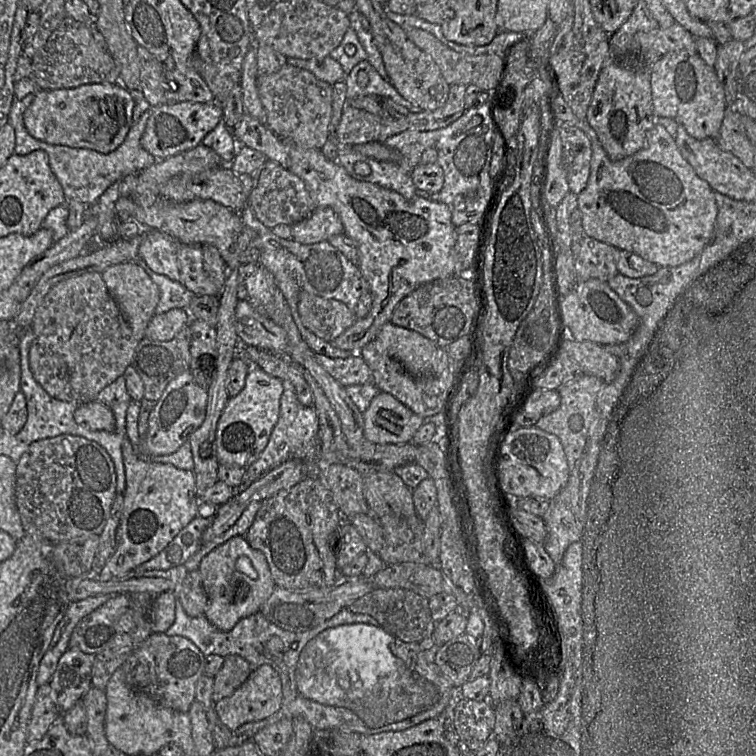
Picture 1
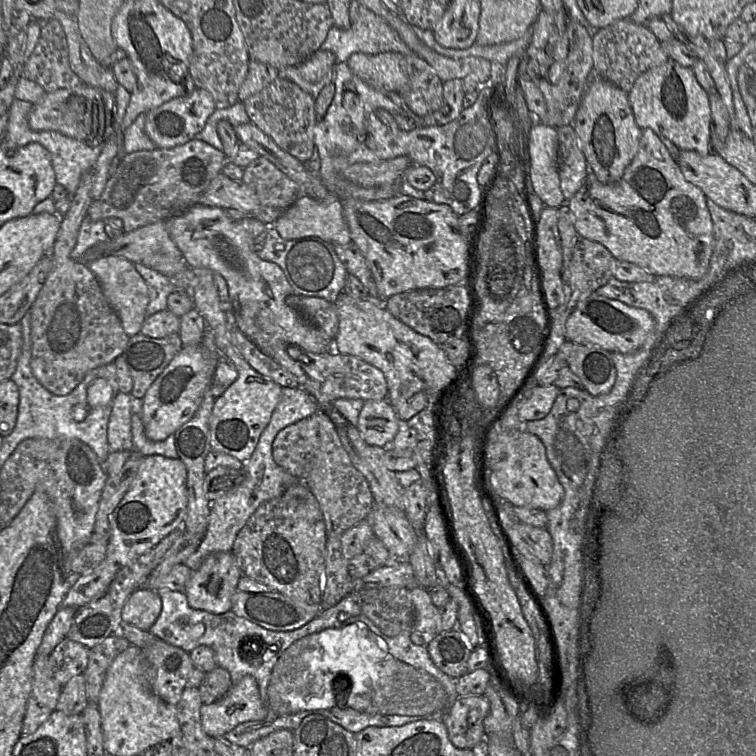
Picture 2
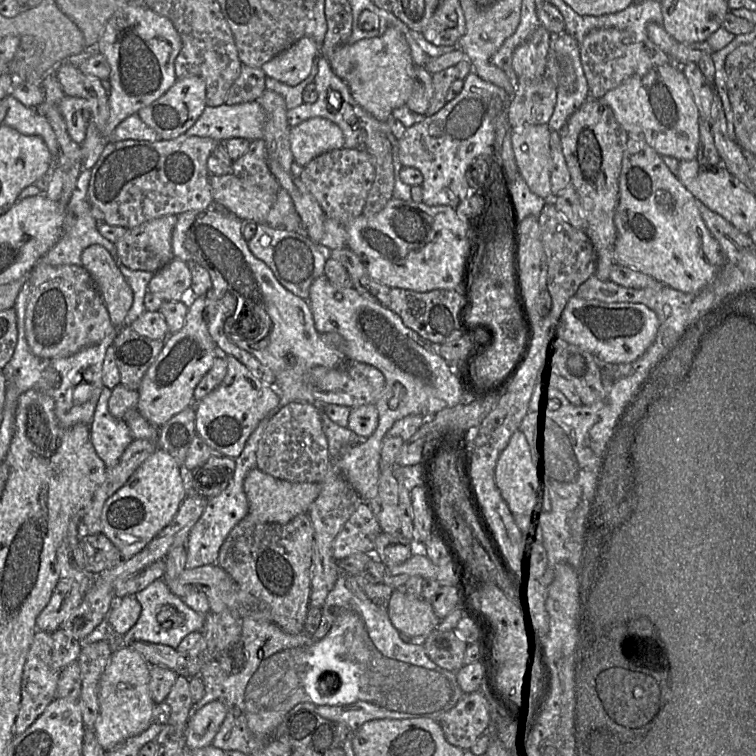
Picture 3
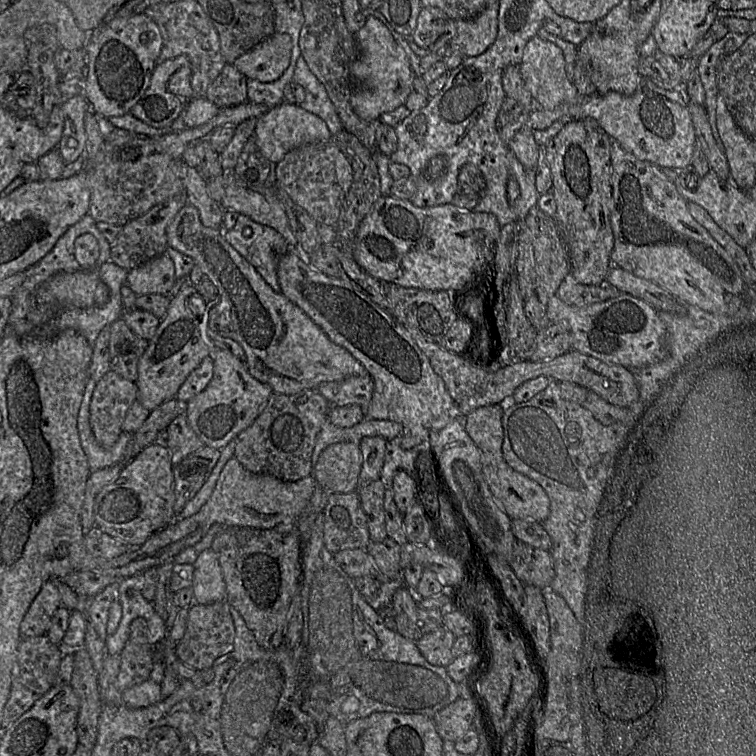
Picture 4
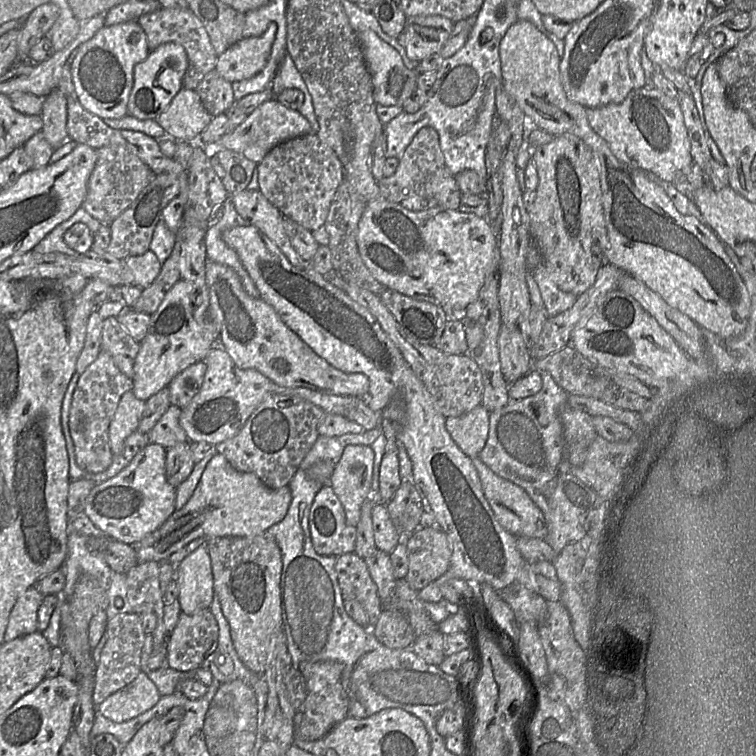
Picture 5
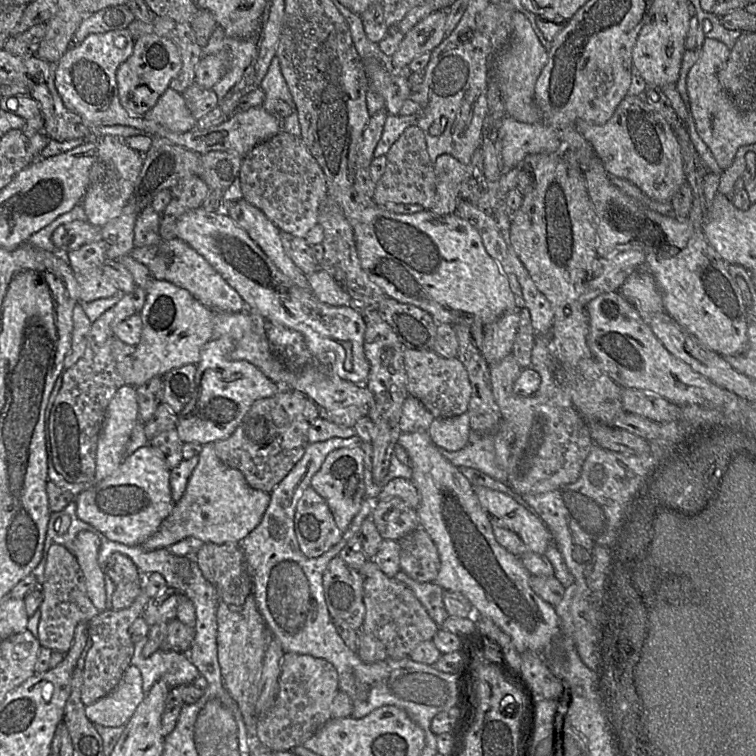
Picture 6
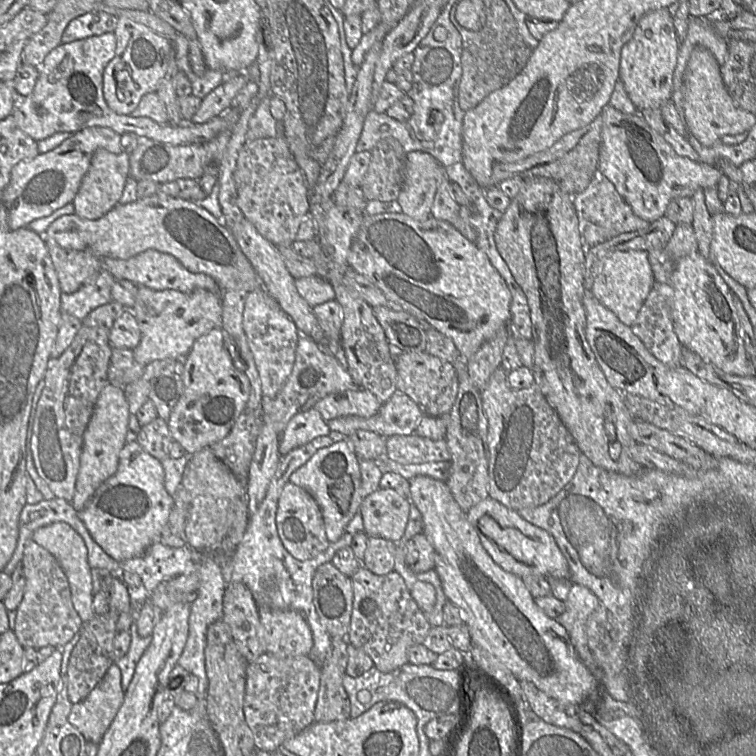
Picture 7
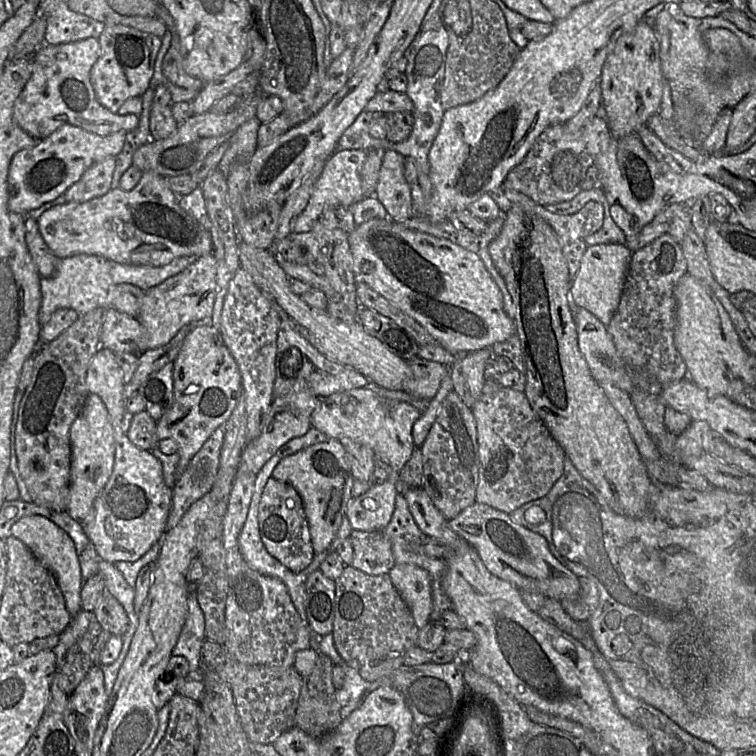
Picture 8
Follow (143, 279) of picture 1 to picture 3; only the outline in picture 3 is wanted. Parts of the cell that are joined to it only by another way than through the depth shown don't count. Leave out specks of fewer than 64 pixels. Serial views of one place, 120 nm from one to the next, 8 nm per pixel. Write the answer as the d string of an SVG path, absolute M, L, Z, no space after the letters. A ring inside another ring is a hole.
M91 245L81 255L82 266L92 276L116 328L125 325L133 304L133 292L119 270L118 260L100 245Z

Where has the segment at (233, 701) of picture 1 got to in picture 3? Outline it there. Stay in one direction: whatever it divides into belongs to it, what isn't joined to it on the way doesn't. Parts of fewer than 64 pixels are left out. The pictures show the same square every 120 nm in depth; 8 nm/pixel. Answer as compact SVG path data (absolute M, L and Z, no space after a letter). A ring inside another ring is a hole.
M217 700L194 711L185 729L185 746L190 749L198 749L210 745L226 714L226 705Z

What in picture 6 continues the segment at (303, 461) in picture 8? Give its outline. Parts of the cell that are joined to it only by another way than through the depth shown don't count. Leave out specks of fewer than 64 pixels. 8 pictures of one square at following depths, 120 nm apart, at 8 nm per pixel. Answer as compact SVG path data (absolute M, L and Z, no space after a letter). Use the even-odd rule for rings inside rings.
M343 447L333 450L311 480L311 487L327 502L337 527L345 532L359 512L365 499L365 453L361 447Z

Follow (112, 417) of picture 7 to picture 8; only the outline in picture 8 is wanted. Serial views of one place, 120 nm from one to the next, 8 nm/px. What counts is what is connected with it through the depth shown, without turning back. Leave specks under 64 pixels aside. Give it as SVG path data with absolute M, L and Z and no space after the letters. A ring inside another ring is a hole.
M89 394L85 405L70 428L71 467L69 500L66 512L79 522L89 514L113 471L115 457L114 431L107 408L97 394Z

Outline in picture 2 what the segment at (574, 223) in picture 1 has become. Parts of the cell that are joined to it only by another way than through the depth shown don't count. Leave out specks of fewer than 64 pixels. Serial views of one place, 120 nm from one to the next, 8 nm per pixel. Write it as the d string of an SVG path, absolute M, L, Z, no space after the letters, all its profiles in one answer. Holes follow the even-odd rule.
M565 199L564 203L557 209L557 228L562 252L561 279L563 283L564 299L556 310L552 311L552 327L556 327L557 323L565 323L580 298L587 297L612 278L611 269L613 259L615 259L602 244L589 240L577 232L573 222L573 215L567 201L568 199Z

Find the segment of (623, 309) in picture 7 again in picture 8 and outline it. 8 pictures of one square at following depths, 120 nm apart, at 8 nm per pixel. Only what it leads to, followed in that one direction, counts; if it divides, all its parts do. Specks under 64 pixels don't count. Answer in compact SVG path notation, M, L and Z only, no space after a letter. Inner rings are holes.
M619 243L588 246L581 259L579 270L572 278L570 300L608 325L618 308L632 253L626 245Z

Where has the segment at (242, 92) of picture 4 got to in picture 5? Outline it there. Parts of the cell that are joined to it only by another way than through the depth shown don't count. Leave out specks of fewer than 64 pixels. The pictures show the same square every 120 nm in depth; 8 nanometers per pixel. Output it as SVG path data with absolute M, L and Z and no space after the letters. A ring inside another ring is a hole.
M216 71L207 74L195 92L212 117L227 113L236 102L232 83L223 79Z

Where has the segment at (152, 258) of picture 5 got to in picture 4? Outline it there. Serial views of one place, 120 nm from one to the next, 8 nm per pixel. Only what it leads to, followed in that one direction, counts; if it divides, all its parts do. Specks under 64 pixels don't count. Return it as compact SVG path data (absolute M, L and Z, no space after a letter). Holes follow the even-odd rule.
M163 254L129 270L126 285L136 295L167 296L173 289L176 280L174 262Z

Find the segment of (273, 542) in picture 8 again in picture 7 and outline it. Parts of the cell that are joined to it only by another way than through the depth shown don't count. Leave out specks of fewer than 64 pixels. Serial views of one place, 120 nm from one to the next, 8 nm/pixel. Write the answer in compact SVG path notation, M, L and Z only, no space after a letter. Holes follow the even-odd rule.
M287 483L282 490L278 501L276 525L284 547L298 560L313 559L330 544L326 536L323 515L317 501L307 490L293 483Z

